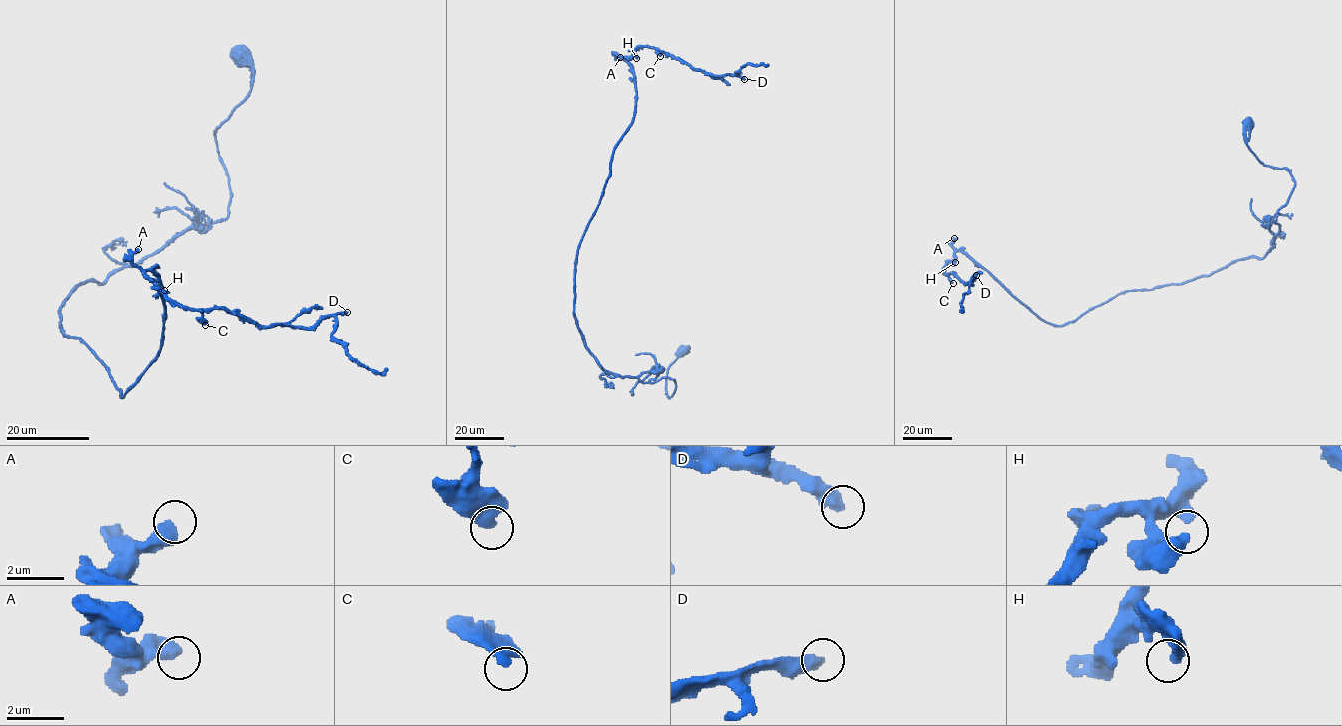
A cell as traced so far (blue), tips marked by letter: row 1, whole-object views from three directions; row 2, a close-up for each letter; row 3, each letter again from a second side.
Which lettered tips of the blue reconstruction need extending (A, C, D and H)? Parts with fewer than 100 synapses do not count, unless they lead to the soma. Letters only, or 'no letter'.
D

